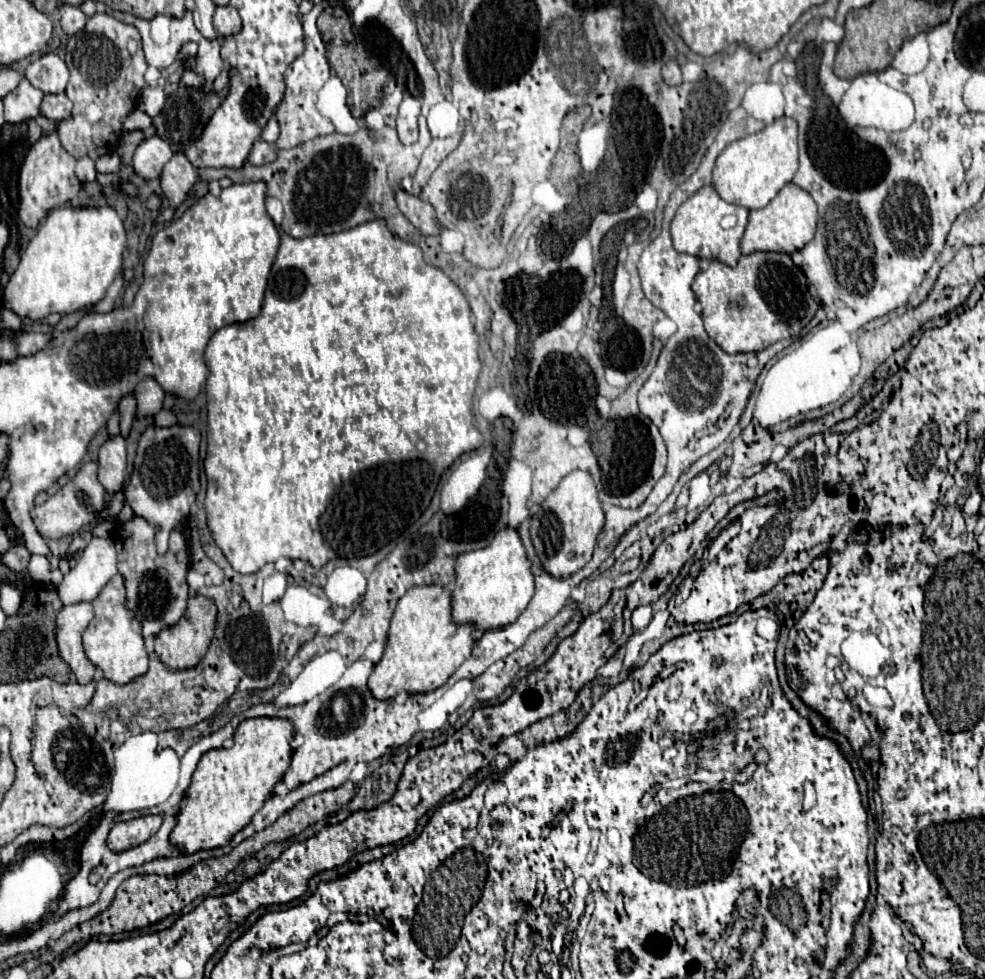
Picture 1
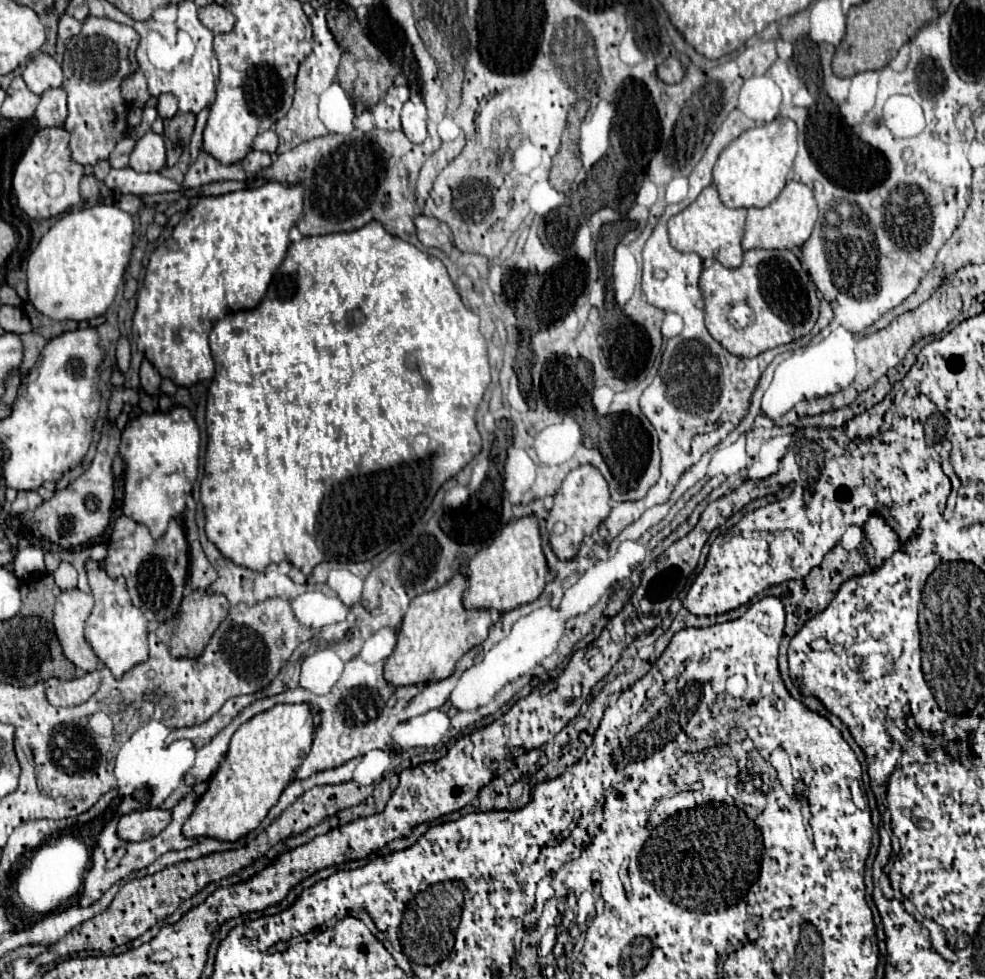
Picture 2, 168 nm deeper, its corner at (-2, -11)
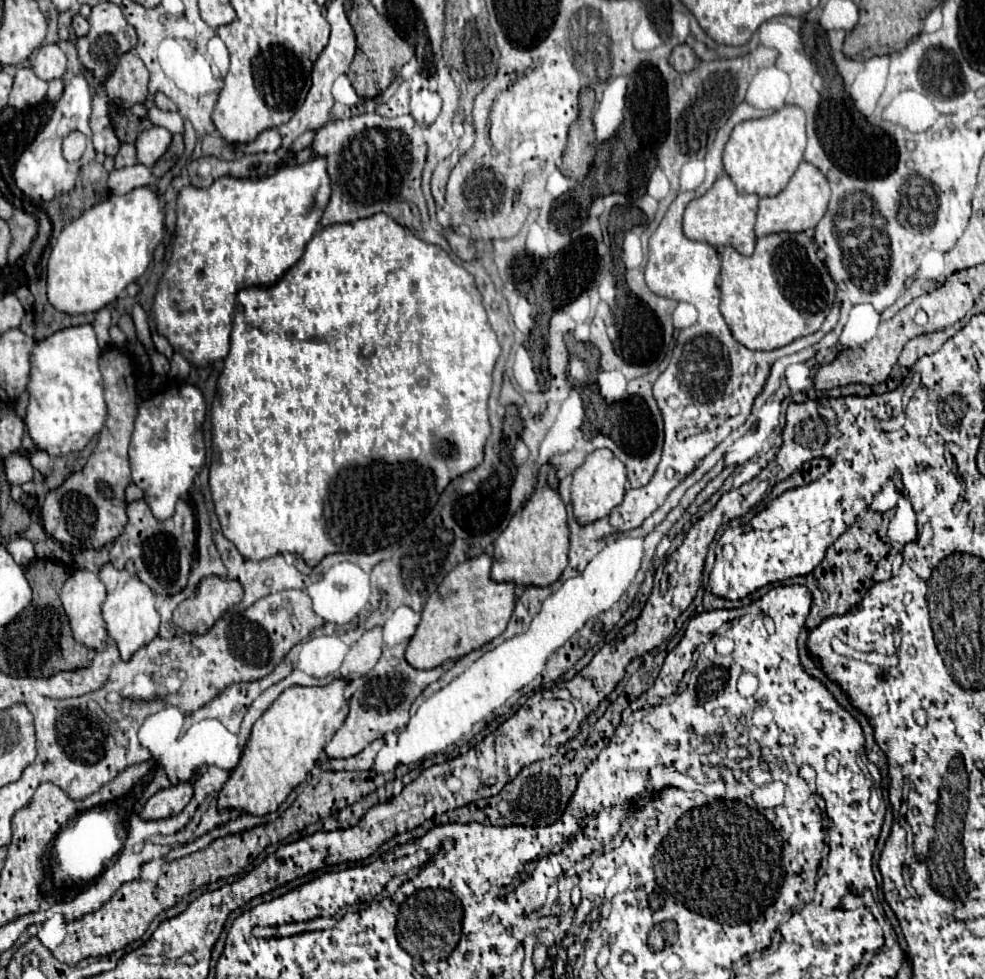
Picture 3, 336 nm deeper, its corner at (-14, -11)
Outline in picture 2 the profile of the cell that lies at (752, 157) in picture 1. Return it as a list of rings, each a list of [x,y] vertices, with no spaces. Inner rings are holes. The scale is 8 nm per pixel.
[[[776,117],[760,127],[746,129],[730,145],[726,145],[714,165],[714,185],[718,187],[720,199],[726,207],[766,207],[770,205],[786,185],[786,175],[792,169],[796,155],[796,123],[788,117]]]

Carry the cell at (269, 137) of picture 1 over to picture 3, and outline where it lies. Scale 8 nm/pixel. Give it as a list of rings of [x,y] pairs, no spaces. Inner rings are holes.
[[[266,129],[258,135],[258,139],[254,143],[242,145],[240,149],[244,153],[262,153],[262,151],[278,151],[282,147],[282,137],[276,129]]]

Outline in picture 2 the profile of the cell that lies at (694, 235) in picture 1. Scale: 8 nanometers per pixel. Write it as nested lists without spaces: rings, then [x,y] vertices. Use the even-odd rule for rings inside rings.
[[[708,185],[698,199],[688,205],[682,213],[674,215],[668,221],[668,237],[674,249],[678,251],[694,251],[698,253],[704,261],[708,259],[718,259],[726,267],[738,267],[742,263],[742,231],[744,231],[744,219],[746,219],[746,209],[730,209],[726,207],[714,185]]]

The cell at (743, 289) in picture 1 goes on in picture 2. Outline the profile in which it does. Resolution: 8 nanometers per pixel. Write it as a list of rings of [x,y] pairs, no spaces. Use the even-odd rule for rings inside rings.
[[[750,249],[744,253],[740,267],[730,269],[720,261],[712,261],[700,277],[700,289],[706,305],[706,327],[710,335],[738,357],[754,357],[772,347],[796,341],[808,335],[818,319],[820,299],[808,273],[790,249]]]

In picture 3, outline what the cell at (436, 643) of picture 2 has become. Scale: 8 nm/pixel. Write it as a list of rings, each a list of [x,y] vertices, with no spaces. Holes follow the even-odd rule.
[[[486,553],[460,563],[446,575],[438,591],[428,597],[418,629],[406,647],[406,661],[412,667],[434,669],[450,659],[458,661],[460,657],[504,633],[516,603],[514,585],[494,583],[490,579],[490,565],[492,557]]]

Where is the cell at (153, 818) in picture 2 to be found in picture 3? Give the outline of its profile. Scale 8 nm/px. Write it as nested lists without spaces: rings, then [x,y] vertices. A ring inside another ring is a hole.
[[[178,783],[170,789],[158,791],[152,795],[144,809],[142,809],[142,819],[168,819],[170,815],[182,813],[182,809],[190,803],[192,799],[192,785],[190,783]]]

